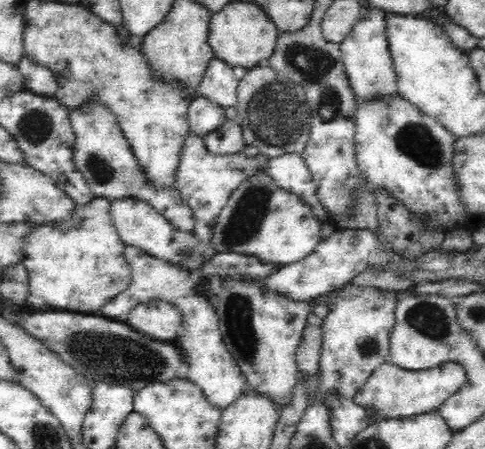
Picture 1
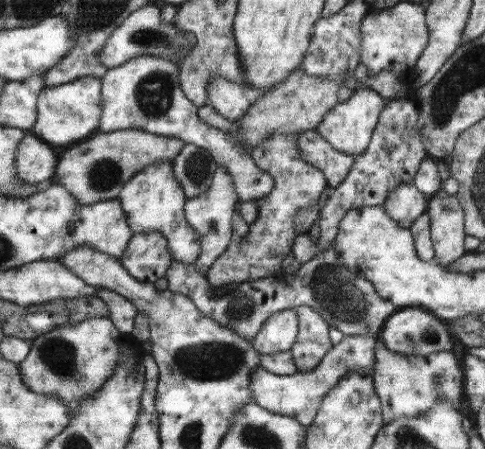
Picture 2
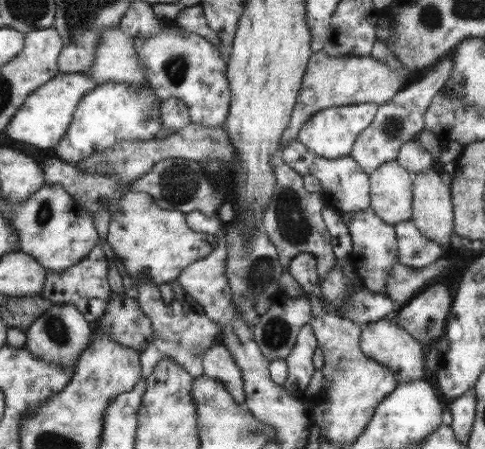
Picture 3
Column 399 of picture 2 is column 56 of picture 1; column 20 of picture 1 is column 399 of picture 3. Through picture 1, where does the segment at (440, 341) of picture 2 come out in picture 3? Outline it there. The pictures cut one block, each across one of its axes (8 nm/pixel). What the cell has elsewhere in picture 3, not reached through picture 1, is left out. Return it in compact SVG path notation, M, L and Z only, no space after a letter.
M443 280L433 282L407 304L399 306L391 318L393 324L405 328L419 344L429 350L439 342L441 334L447 334L447 316L451 312L451 296Z

